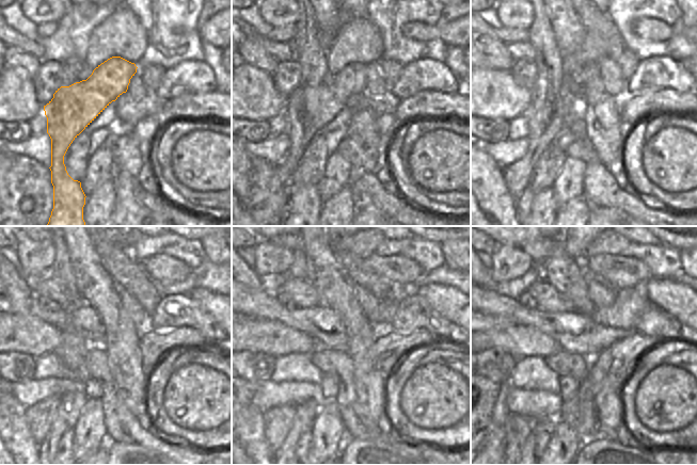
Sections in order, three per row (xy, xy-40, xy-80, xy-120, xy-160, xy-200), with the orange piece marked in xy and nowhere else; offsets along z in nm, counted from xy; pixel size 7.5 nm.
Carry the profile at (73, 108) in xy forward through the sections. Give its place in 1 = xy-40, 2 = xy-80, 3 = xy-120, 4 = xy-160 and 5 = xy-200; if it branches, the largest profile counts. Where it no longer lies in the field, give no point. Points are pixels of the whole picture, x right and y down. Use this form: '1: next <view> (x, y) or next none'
1: next xy-40 (323, 102)
2: next xy-80 (544, 204)
3: next xy-120 (65, 443)
4: next xy-160 (303, 443)
5: next xy-200 (542, 429)

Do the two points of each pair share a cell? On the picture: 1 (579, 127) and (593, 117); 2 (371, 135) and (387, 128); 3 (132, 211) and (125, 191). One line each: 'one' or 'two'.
1: two
2: two
3: one

